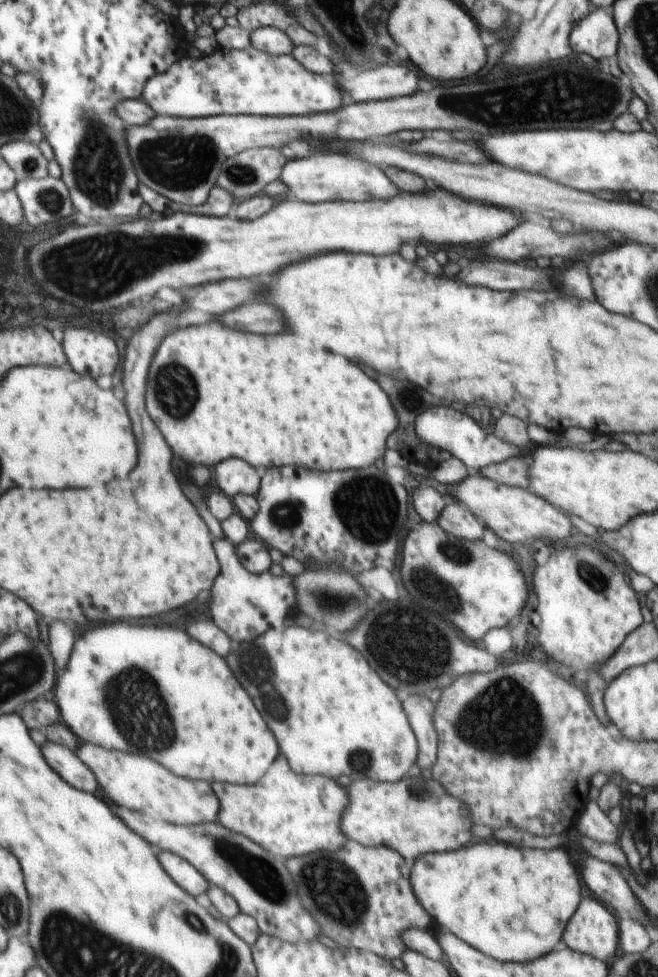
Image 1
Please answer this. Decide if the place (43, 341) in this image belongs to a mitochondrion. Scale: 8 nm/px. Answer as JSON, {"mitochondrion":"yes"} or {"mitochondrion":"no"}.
{"mitochondrion":"no"}

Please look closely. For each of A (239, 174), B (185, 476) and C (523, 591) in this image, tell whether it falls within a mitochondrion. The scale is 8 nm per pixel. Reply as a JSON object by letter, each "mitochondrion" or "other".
{"A":"mitochondrion","B":"other","C":"other"}

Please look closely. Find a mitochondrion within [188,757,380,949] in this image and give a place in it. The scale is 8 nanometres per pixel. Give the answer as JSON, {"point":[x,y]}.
{"point":[332,887]}

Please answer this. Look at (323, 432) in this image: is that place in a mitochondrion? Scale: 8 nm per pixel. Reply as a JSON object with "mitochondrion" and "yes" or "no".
{"mitochondrion":"no"}

